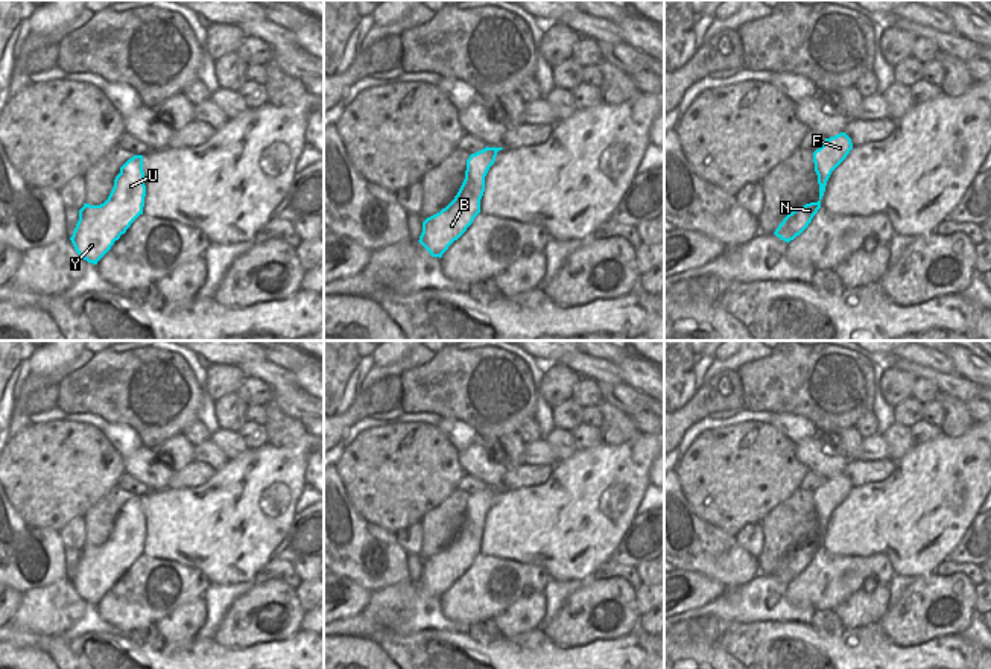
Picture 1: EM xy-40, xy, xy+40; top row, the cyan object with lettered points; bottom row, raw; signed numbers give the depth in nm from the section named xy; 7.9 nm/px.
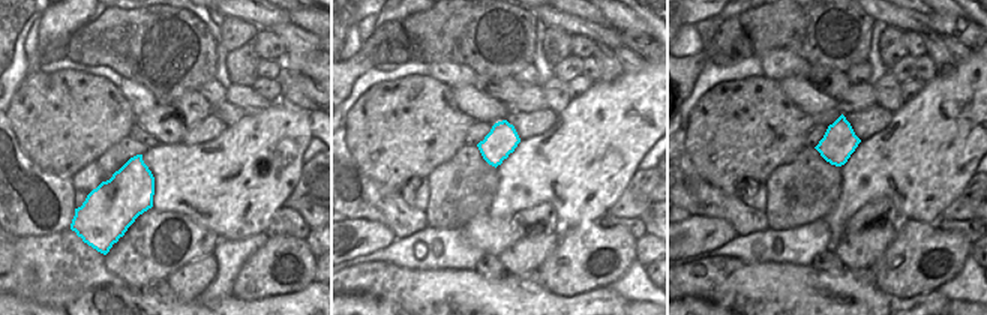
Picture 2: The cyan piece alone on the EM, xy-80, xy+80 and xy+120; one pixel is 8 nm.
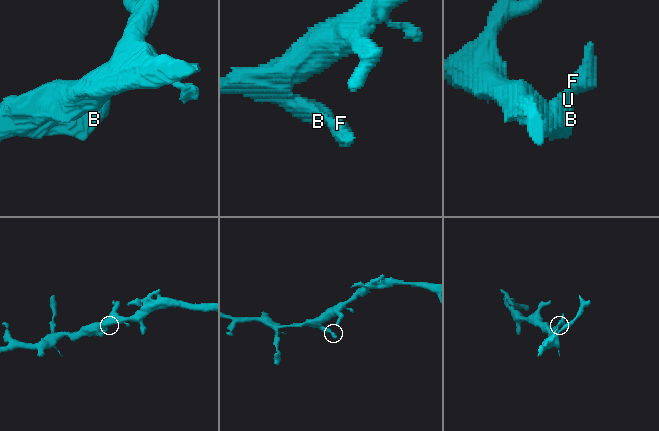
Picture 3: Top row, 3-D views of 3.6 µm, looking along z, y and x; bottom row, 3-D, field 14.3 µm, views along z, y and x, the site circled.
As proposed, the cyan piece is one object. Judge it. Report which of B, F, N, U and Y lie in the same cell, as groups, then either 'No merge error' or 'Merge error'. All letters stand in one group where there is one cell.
Groups: B F N U Y. No merge error.

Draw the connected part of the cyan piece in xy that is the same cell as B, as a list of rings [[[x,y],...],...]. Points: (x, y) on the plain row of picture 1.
[[[485,488],[467,500],[465,520],[454,540],[439,553],[423,563],[420,584],[432,598],[442,598],[458,581],[474,558],[480,553],[480,540],[485,532],[485,517],[503,488]]]

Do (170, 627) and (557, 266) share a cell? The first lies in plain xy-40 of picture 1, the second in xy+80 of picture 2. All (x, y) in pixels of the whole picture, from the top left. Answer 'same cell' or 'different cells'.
different cells

